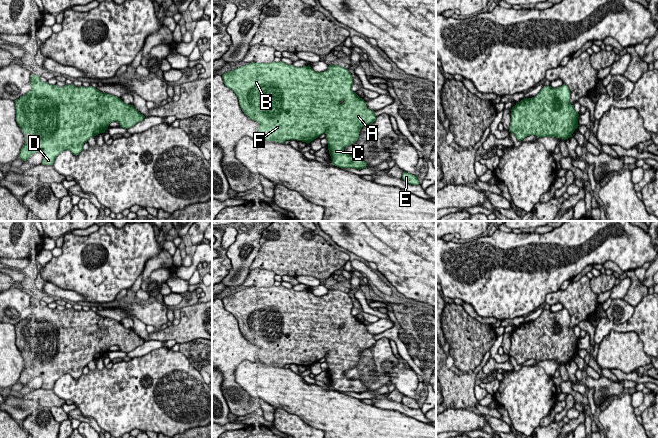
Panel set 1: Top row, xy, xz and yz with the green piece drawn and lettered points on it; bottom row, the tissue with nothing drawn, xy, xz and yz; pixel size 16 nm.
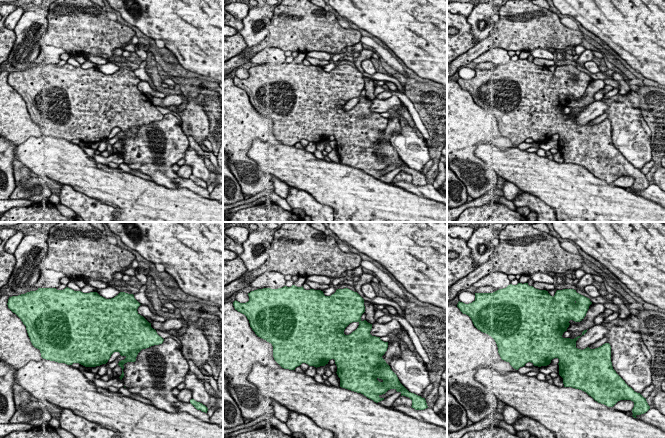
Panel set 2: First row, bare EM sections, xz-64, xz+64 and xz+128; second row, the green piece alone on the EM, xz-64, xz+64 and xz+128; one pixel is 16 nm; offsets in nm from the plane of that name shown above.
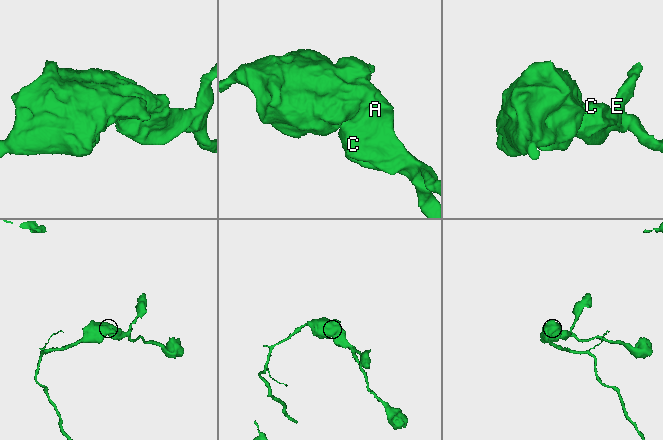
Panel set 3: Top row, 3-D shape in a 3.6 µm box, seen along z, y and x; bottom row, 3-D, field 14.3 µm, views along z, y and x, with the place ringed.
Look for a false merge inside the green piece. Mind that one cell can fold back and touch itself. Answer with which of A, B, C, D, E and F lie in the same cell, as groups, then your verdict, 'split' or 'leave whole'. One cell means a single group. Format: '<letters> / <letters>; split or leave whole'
A B C D E F; leave whole

